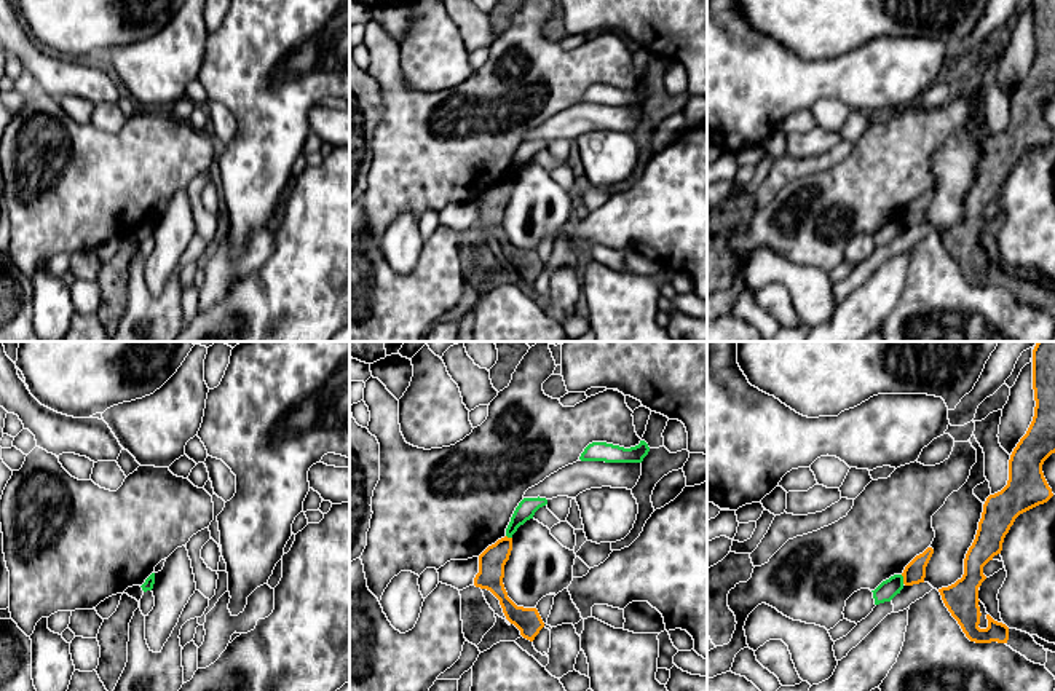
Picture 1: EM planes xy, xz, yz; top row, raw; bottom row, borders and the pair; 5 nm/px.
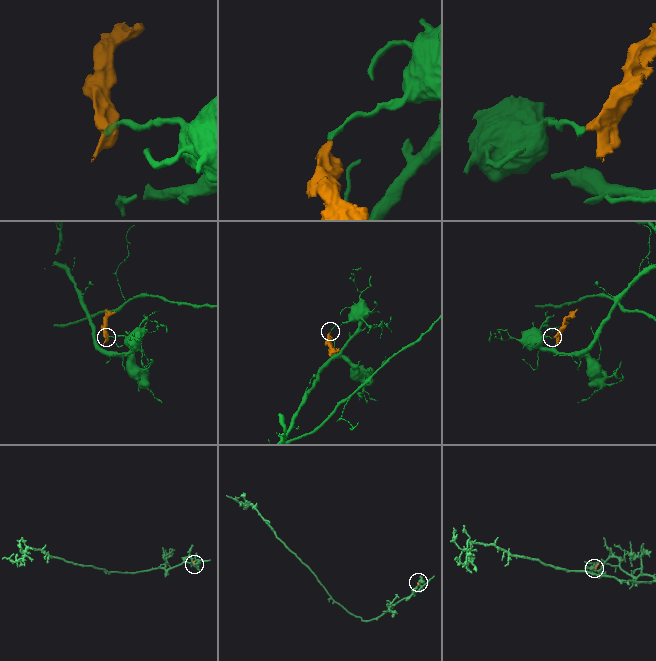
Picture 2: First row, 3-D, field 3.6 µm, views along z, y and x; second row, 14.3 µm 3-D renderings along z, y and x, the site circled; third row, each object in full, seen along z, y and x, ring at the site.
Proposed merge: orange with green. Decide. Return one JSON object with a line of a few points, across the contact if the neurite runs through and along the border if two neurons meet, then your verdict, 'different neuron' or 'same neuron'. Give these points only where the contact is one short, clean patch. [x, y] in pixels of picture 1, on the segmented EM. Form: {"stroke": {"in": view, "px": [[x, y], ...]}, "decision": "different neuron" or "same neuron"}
{"stroke": {"in": "yz", "px": [[900, 575], [904, 583]]}, "decision": "different neuron"}

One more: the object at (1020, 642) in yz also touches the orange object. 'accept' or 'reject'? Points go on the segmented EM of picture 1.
accept

